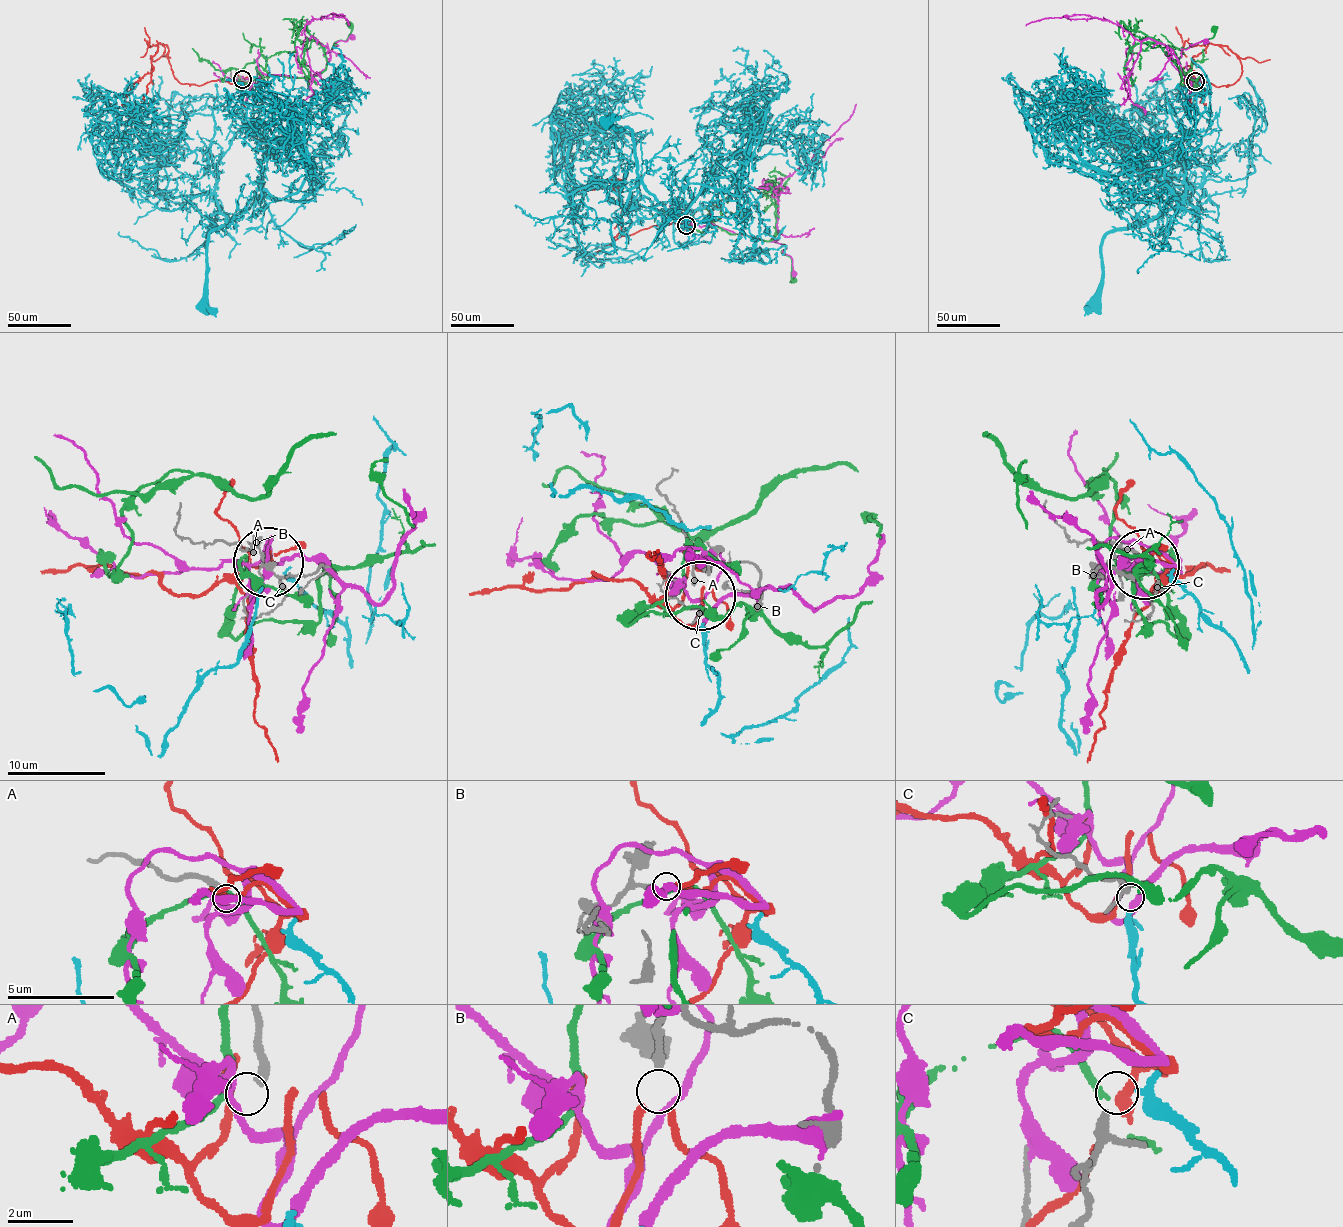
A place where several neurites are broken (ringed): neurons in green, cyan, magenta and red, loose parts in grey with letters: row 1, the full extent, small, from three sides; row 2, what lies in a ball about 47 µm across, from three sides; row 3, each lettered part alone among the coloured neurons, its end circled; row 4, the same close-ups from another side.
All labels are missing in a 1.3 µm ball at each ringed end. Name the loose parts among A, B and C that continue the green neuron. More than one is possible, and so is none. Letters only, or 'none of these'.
none of these

